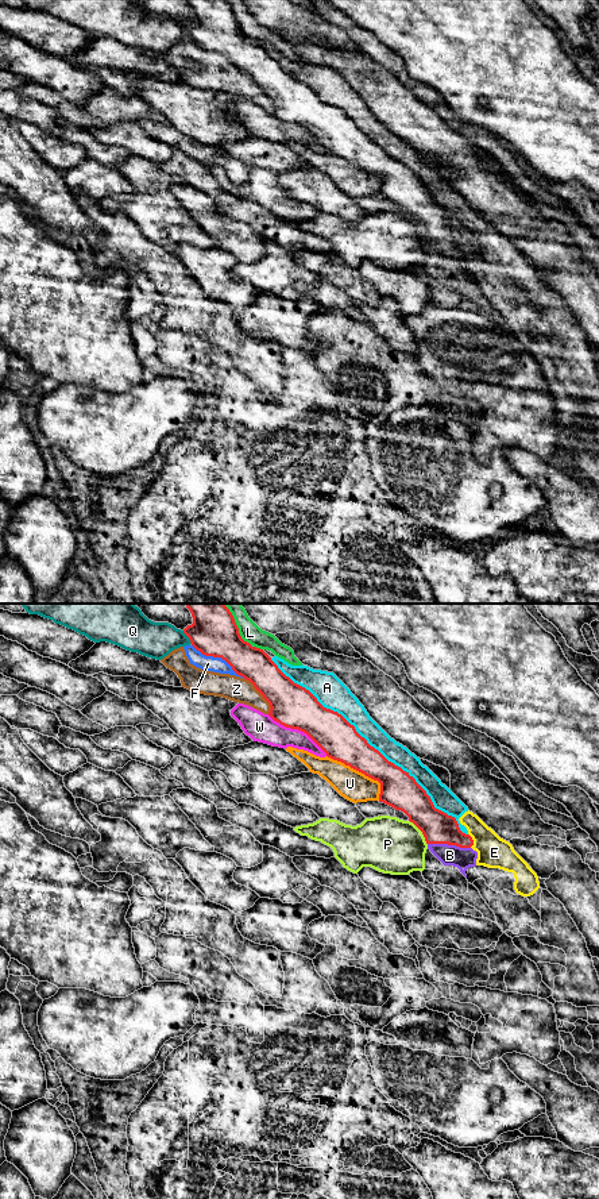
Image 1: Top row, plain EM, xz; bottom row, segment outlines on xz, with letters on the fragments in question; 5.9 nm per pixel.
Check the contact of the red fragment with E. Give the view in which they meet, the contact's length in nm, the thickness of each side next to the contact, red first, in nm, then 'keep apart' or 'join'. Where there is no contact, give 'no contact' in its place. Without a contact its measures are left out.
meets red in xz; contact 90 nm long; 190 nm thick on the red side, 190 nm on the other; keep apart

